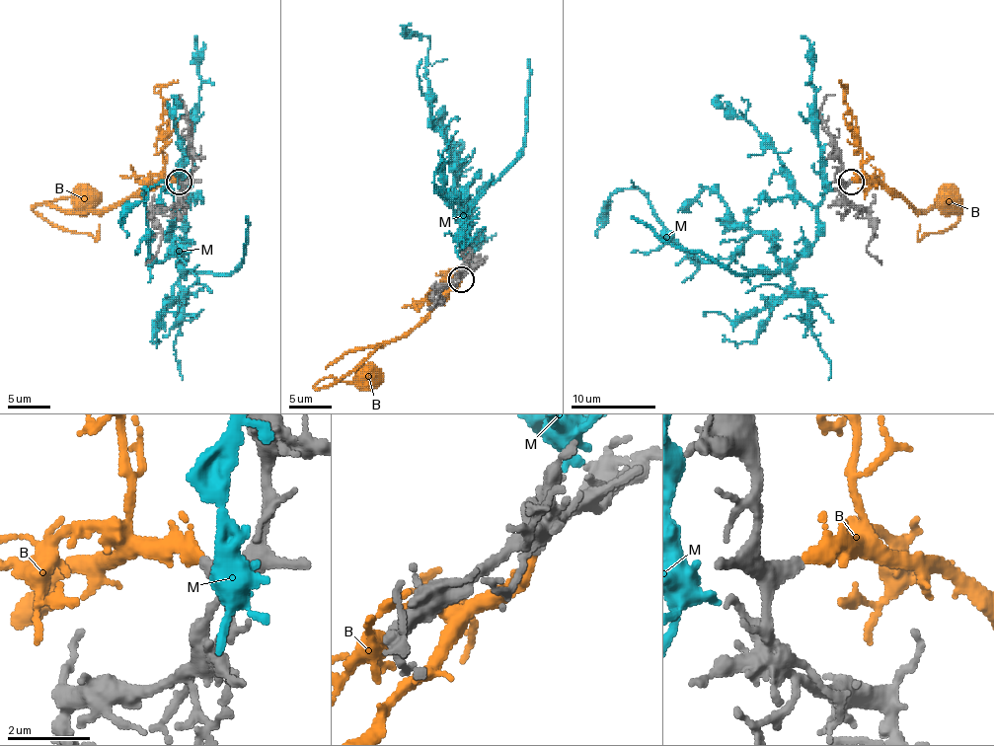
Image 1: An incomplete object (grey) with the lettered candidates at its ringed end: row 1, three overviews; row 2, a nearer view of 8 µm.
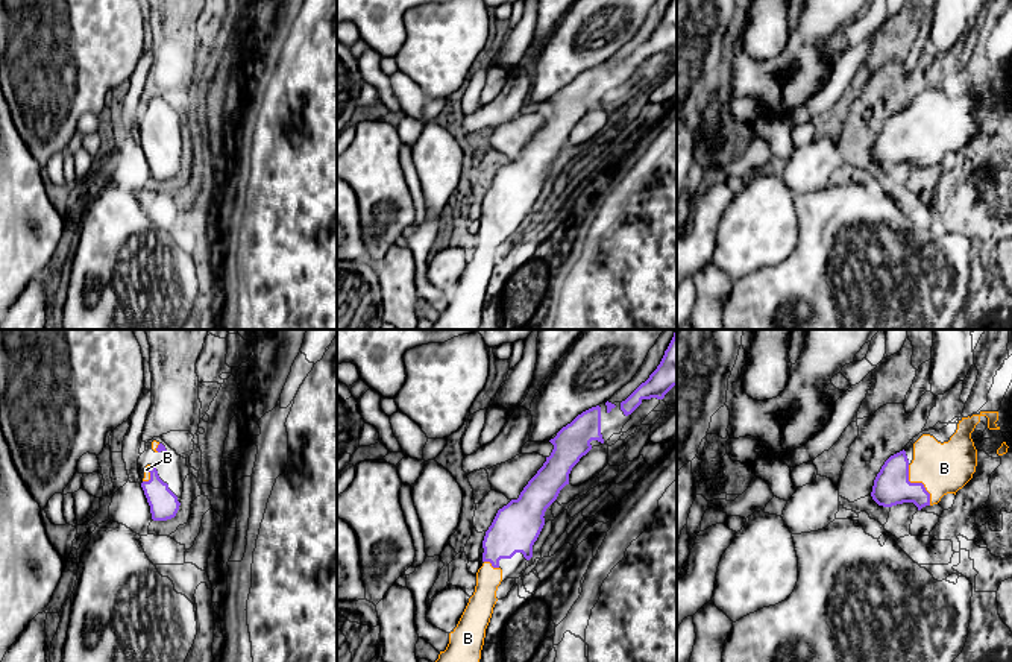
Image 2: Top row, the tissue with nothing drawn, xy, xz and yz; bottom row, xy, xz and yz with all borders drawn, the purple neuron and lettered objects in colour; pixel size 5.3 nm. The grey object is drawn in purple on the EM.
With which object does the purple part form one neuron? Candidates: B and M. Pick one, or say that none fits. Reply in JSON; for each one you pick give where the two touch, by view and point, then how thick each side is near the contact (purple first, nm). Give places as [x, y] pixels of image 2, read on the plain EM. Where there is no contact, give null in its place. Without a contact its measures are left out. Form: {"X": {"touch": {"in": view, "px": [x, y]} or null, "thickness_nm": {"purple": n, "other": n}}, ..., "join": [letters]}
{"B": {"touch": {"in": "yz", "px": [918, 143]}, "thickness_nm": {"purple": 190, "other": 280}}, "join": ["B"]}

